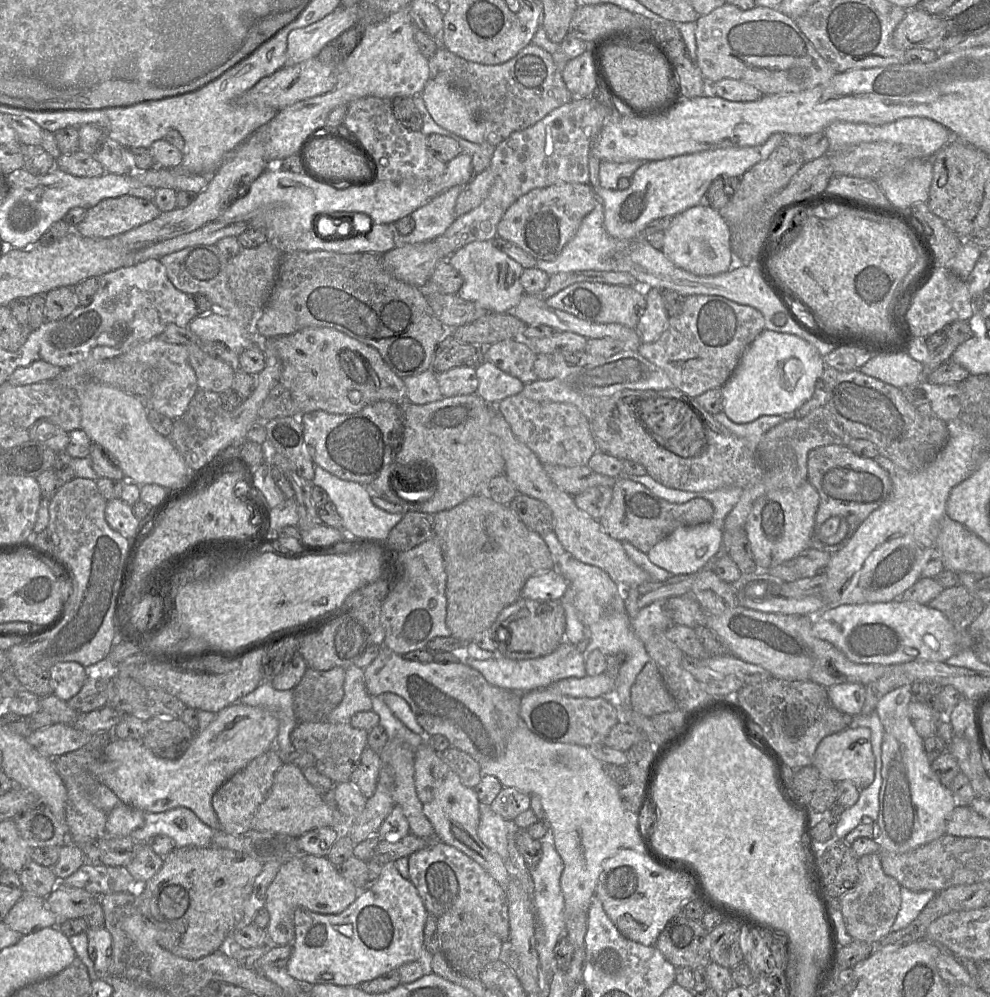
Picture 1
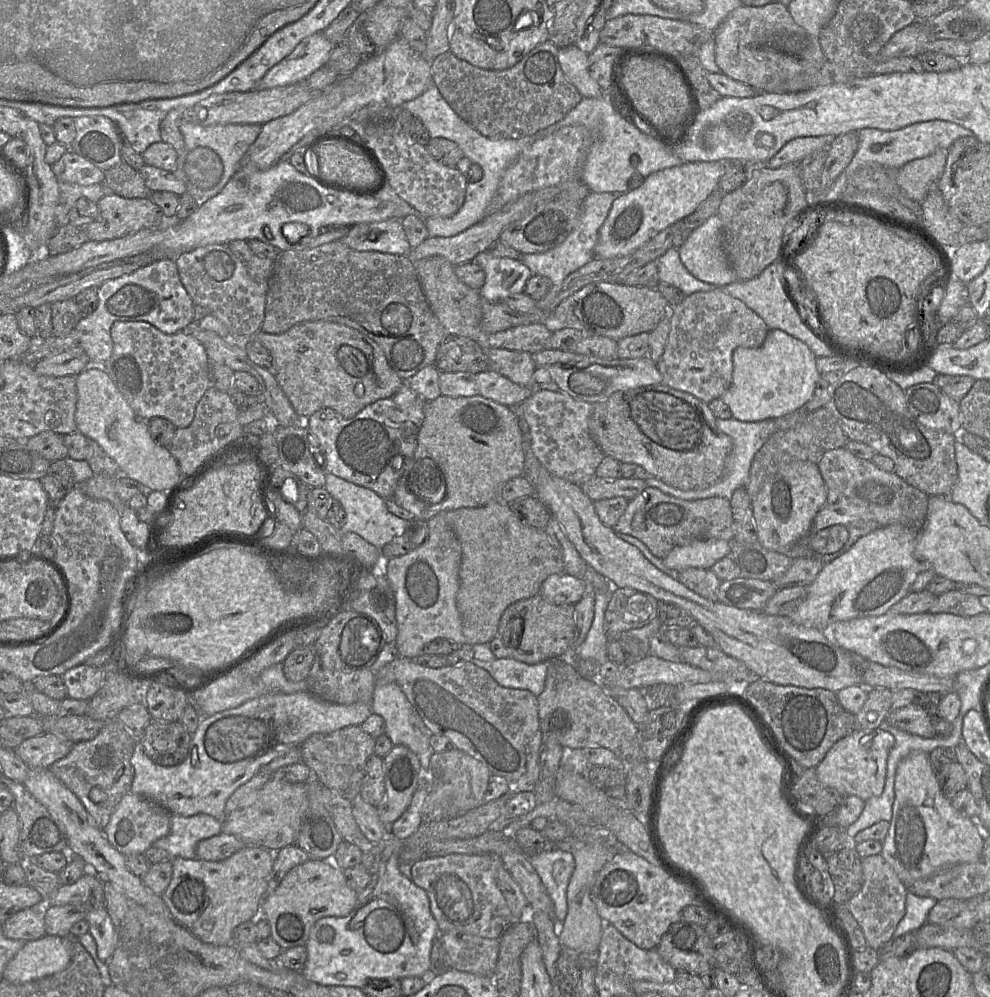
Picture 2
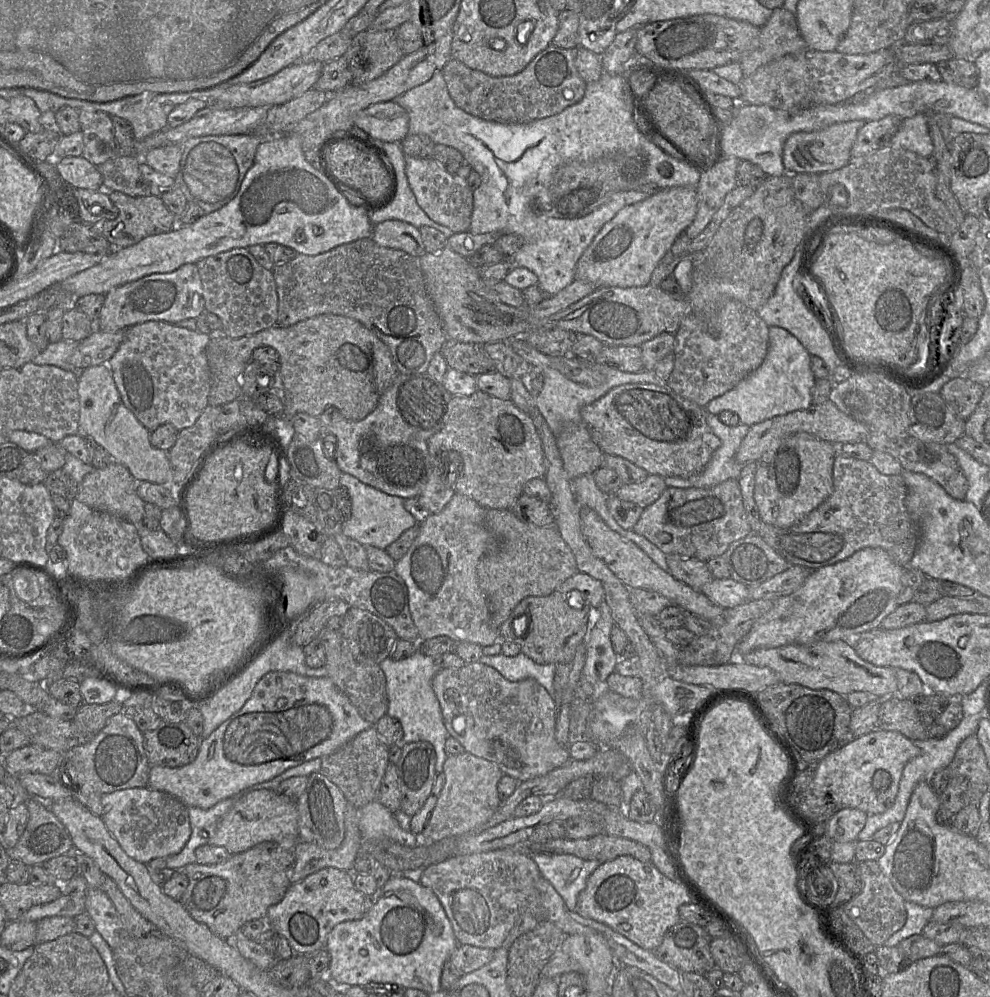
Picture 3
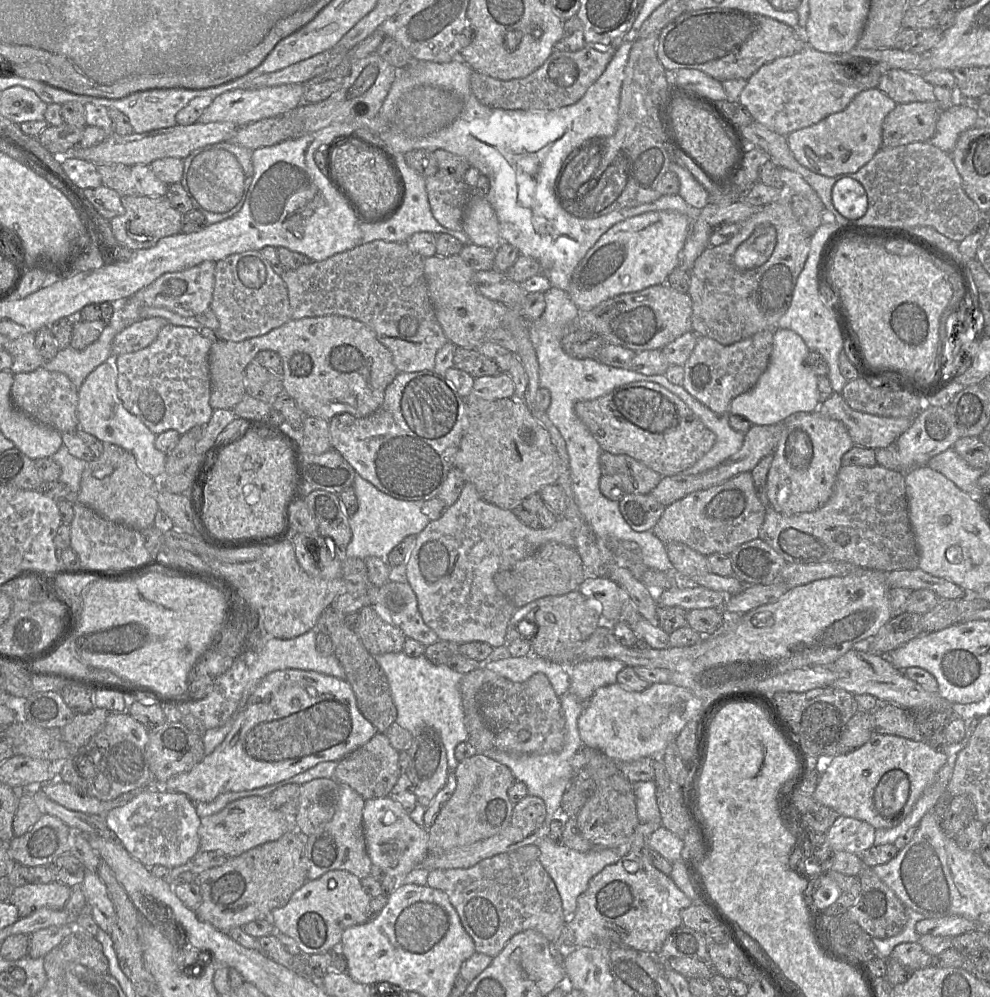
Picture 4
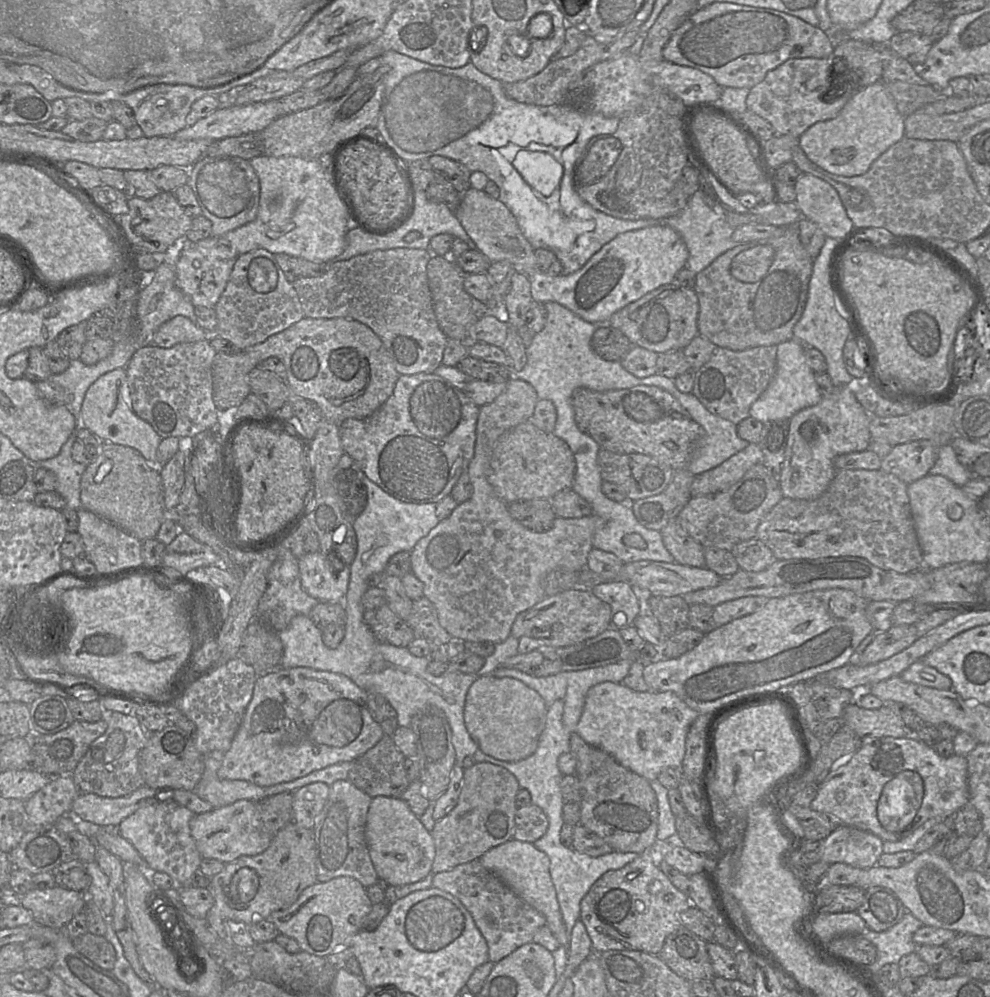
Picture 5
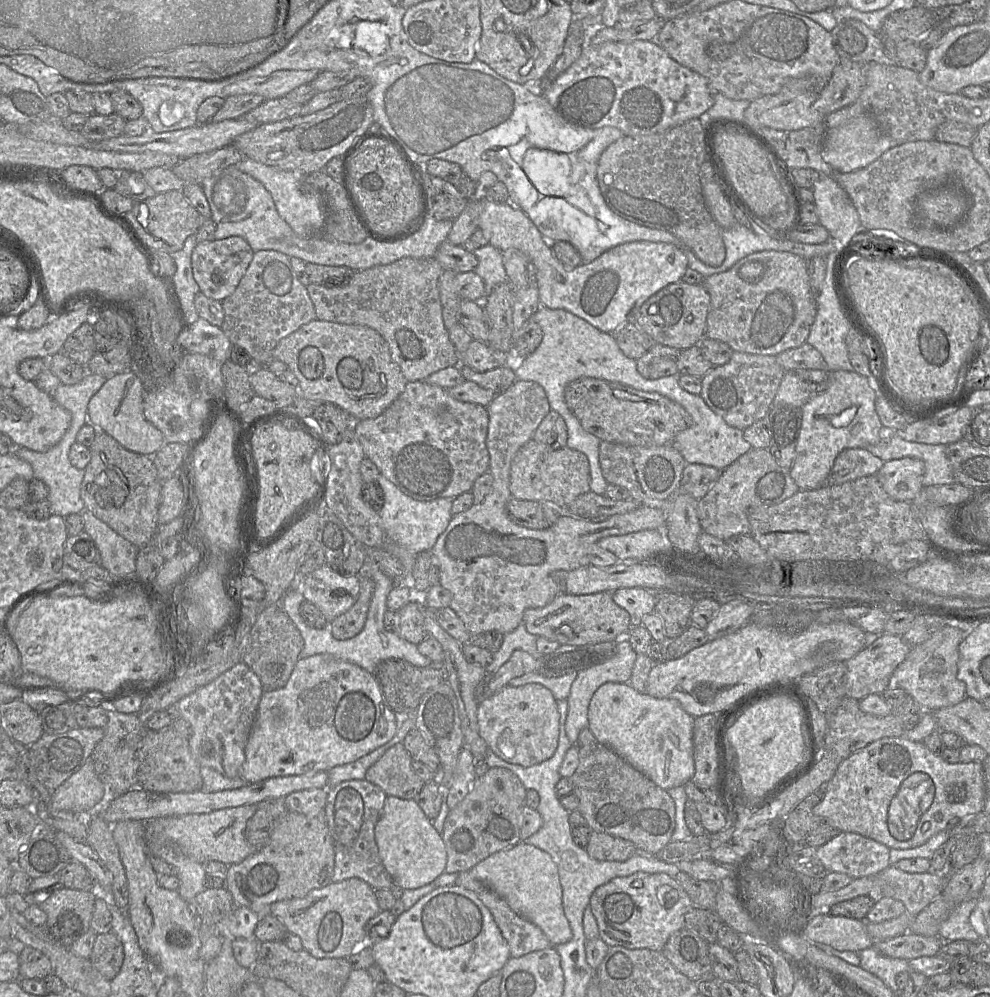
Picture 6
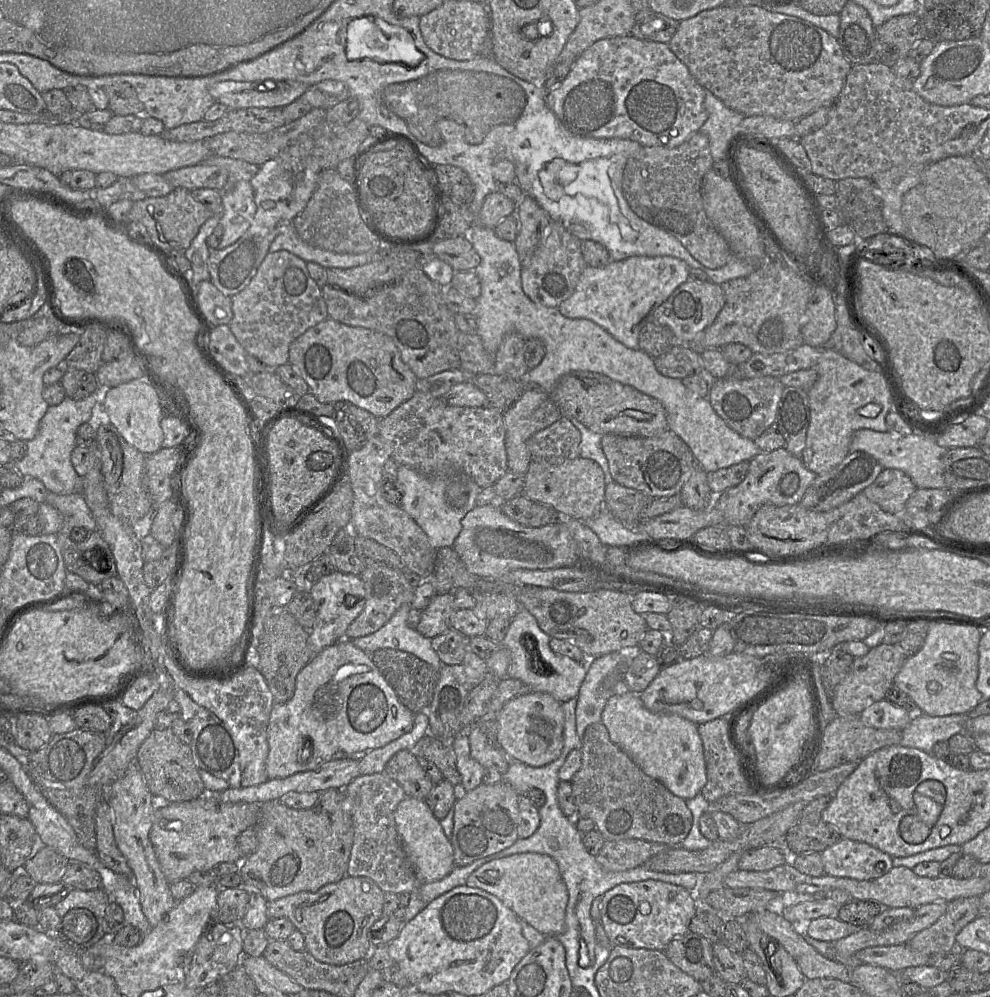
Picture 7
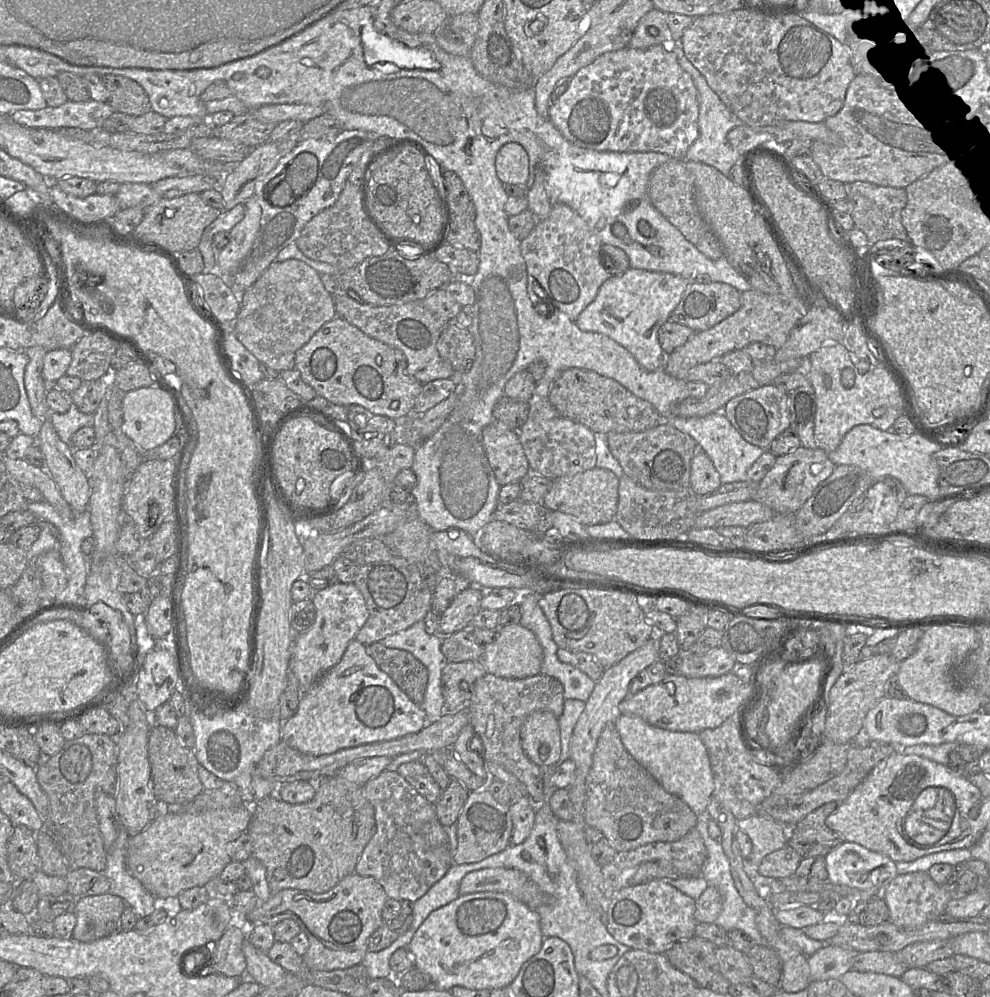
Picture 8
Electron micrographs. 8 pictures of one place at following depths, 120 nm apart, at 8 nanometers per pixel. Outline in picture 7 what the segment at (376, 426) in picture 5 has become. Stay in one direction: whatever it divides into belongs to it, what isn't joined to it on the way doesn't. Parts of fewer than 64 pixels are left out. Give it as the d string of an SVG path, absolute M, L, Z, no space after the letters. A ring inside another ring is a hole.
M416 391L389 415L378 418L378 435L390 448L390 459L399 466L408 466L424 475L461 471L482 489L492 487L508 472L503 412L488 406L462 407L448 405L441 398Z

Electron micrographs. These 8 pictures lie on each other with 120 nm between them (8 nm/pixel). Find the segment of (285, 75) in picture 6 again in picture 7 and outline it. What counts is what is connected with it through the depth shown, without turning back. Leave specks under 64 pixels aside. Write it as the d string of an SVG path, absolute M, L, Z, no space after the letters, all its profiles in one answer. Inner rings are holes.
M291 80L224 81L213 84L209 93L229 110L283 108L298 100L308 87L305 83Z

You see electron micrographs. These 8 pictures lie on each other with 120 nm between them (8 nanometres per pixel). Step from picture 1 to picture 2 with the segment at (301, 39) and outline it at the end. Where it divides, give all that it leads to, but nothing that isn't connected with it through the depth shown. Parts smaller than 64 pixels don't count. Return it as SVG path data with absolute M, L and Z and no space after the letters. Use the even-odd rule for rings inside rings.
M322 32L306 37L286 58L269 70L253 90L306 81L313 72L326 66L334 47Z

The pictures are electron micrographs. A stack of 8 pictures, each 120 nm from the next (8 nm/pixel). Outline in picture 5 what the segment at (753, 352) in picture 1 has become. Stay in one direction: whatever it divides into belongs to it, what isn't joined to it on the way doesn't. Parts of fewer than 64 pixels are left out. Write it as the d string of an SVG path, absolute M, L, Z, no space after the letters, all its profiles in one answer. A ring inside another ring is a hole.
M793 338L777 345L776 372L767 389L751 405L749 415L762 423L788 419L802 409L818 404L823 395L815 381L815 373L805 357L805 345Z

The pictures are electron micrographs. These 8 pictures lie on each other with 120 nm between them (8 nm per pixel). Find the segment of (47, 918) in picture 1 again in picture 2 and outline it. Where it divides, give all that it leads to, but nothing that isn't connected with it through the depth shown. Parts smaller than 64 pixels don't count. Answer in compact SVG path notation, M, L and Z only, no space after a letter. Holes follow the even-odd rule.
M45 901L15 912L1 926L3 934L9 939L32 941L45 933L44 906Z

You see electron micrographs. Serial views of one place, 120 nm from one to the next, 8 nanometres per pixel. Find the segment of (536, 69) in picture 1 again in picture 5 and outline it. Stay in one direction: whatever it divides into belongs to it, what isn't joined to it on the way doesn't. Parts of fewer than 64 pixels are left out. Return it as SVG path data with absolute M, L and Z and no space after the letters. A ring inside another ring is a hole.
M632 30L617 39L596 39L587 34L587 37L571 56L565 58L554 58L541 72L519 82L503 83L506 95L520 103L533 104L537 106L551 106L563 104L566 93L571 83L591 66L614 58L627 50L635 43L639 36L639 30Z

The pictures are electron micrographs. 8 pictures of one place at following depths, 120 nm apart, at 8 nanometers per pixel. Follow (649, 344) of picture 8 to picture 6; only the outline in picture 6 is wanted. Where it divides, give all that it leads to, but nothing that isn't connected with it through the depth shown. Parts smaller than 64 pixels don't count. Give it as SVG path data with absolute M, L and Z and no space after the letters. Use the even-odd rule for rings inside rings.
M484 197L479 218L478 229L489 240L489 244L502 253L507 250L518 250L525 254L535 267L535 277L541 306L550 309L563 309L579 318L584 319L602 332L612 334L625 322L628 322L629 313L643 301L657 293L665 286L681 282L688 268L688 260L684 252L672 243L633 241L617 245L588 264L582 264L574 269L567 269L554 255L551 245L533 221L520 208L511 203L497 203Z

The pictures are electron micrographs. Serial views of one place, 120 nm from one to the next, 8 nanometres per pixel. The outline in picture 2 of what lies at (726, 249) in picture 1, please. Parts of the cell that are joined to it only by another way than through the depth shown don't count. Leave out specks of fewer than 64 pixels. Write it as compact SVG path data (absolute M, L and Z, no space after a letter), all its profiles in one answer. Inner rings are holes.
M718 214L694 229L678 251L684 266L699 280L716 286L738 280L723 246L723 224Z

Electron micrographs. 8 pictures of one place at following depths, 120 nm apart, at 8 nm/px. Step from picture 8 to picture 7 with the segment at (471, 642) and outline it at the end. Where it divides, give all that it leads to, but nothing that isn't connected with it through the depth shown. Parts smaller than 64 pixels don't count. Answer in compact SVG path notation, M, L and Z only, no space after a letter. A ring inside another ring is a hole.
M450 629L431 639L431 645L442 664L460 665L469 650L469 638L457 630Z

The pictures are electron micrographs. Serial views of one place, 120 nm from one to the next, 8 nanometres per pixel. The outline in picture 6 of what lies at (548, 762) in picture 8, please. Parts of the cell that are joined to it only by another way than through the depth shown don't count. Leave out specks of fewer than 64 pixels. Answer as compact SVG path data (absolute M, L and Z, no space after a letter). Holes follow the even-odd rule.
M539 684L510 685L482 699L477 707L479 734L488 749L502 760L531 767L550 759L558 746L559 711L550 690Z

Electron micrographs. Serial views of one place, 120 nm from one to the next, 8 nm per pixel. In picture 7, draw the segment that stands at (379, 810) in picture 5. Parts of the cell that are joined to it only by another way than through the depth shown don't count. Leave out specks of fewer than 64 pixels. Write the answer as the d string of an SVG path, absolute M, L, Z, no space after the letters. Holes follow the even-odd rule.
M406 797L395 811L395 823L403 848L412 863L420 884L437 881L454 868L453 848L432 811L424 800Z

